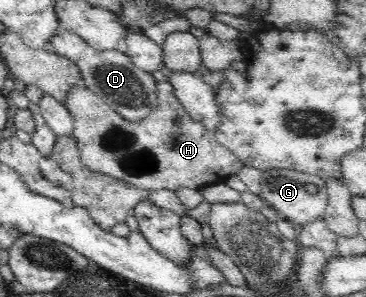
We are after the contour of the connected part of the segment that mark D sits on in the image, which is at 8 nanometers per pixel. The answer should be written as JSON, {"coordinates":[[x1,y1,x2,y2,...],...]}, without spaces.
{"coordinates":[[59,33,49,42,56,54,70,59,81,72,83,85,99,95,125,120,143,120,159,104,157,81,151,73,136,68,127,54,116,49,95,49,75,33]]}

